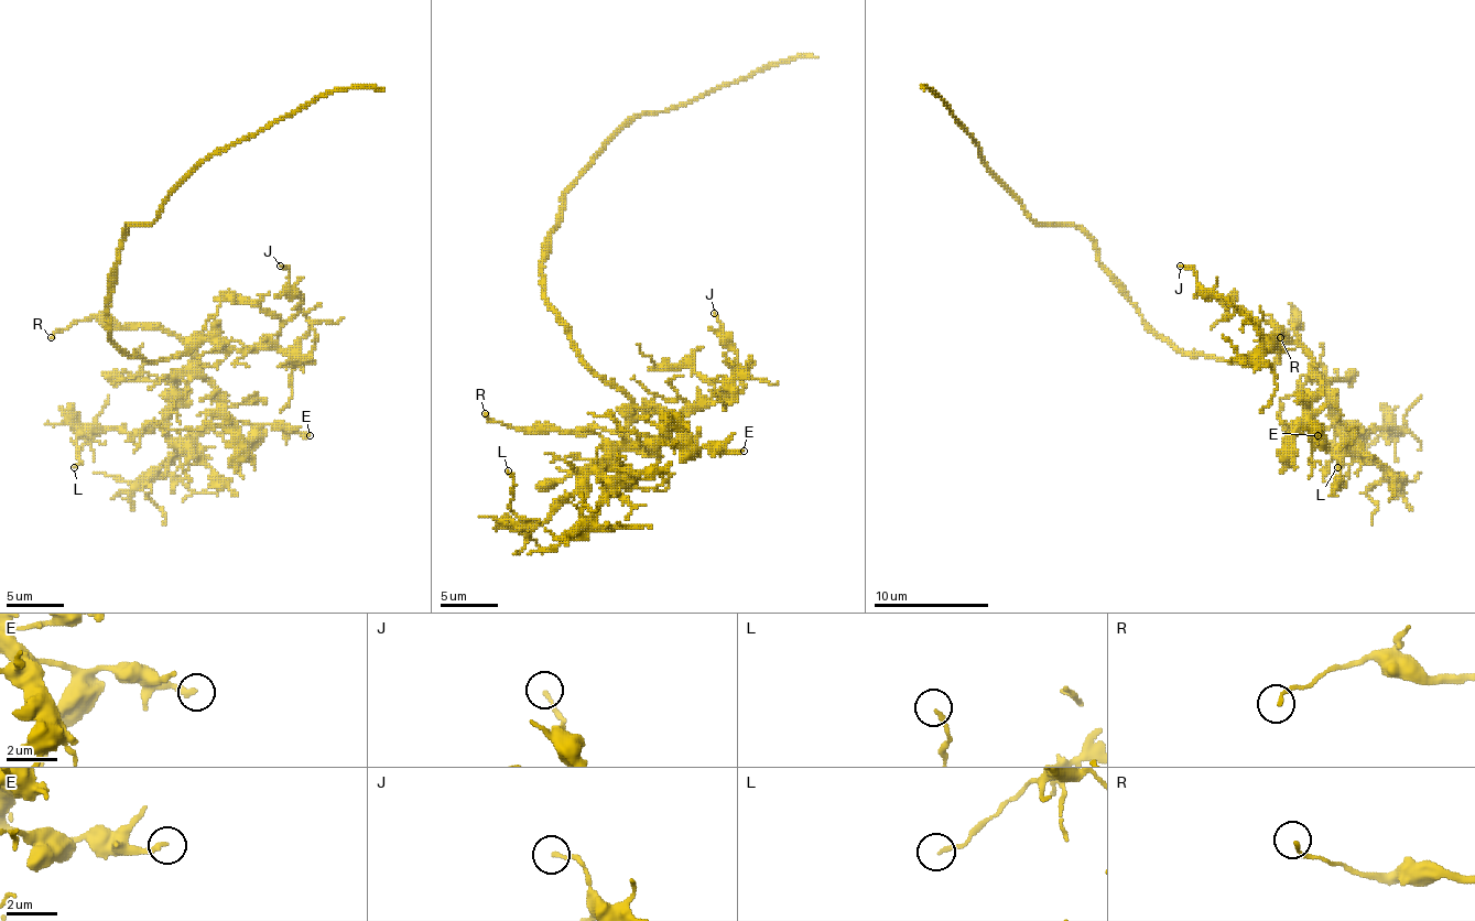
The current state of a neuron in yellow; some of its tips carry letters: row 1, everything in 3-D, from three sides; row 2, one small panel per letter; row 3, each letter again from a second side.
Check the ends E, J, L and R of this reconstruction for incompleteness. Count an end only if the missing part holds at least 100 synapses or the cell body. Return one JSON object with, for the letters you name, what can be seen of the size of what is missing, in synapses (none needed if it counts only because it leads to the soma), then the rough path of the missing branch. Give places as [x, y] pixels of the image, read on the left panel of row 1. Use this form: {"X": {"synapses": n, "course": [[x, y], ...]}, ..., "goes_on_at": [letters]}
{"goes_on_at": []}

